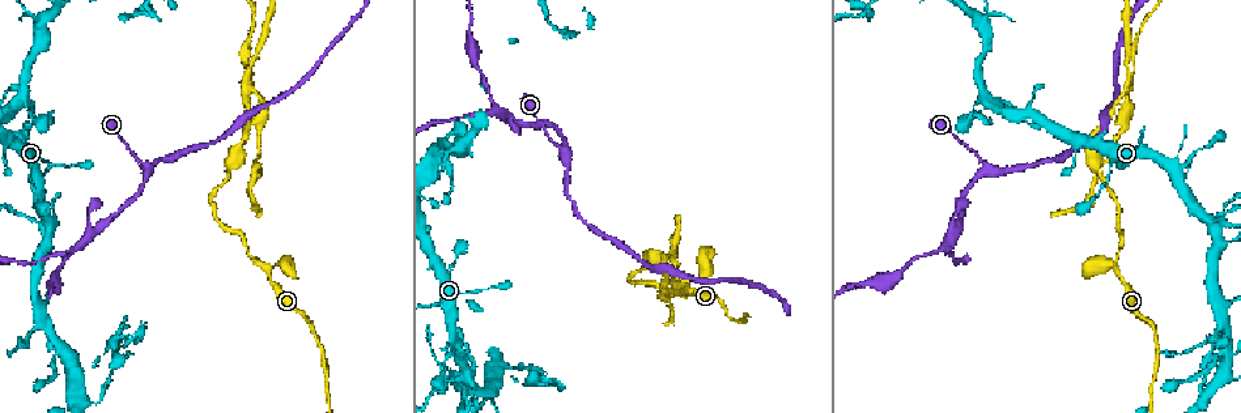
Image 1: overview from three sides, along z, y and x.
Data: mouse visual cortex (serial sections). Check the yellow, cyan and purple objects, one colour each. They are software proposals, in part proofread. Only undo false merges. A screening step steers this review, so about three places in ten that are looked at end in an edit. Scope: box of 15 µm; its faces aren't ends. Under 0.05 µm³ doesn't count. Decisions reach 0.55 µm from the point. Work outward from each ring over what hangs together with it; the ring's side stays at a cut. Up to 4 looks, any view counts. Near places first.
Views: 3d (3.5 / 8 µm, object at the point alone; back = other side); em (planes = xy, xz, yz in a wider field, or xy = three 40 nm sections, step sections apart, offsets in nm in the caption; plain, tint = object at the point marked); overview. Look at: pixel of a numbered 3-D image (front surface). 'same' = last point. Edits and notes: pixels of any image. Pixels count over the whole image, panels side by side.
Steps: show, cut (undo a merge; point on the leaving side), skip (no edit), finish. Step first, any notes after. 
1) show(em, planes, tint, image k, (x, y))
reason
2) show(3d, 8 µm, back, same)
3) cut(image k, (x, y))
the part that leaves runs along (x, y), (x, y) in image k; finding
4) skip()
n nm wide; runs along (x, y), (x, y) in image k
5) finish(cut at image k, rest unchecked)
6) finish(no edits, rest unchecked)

show(3d, 3.5 µm, image 1, (453, 134))
sharp bend

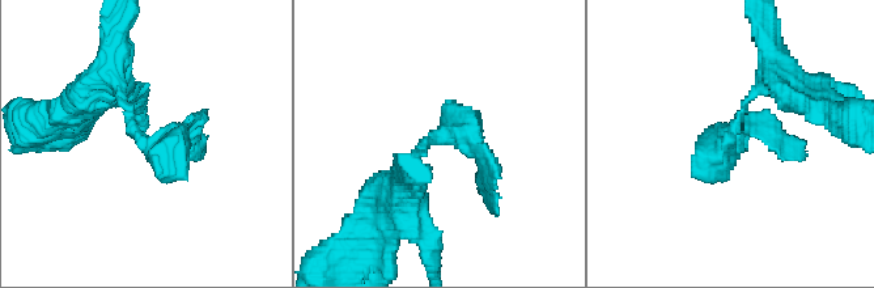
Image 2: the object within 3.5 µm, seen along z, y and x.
show(em, xy, step 2, tint, image 2, (135, 130))
need the tissue

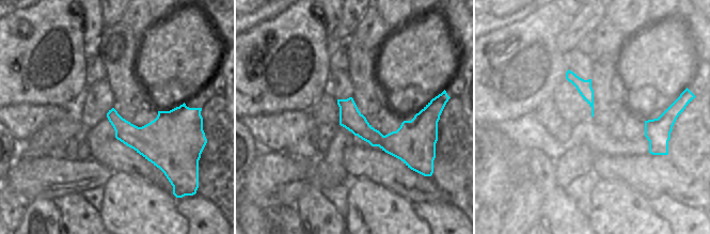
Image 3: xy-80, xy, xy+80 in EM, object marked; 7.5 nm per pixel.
show(em, planes, tint, same)

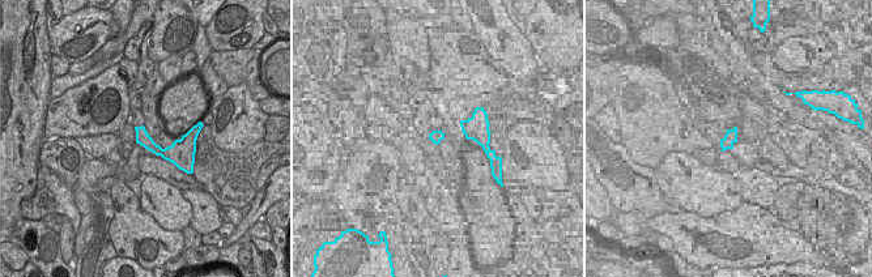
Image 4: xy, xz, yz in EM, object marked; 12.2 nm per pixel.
skip()
runs along (109, 72), (145, 140), (192, 132) in image 2; all the same cell

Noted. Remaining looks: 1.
show(3d, 3.5 µm, image 1, (1116, 269))
three-way junction

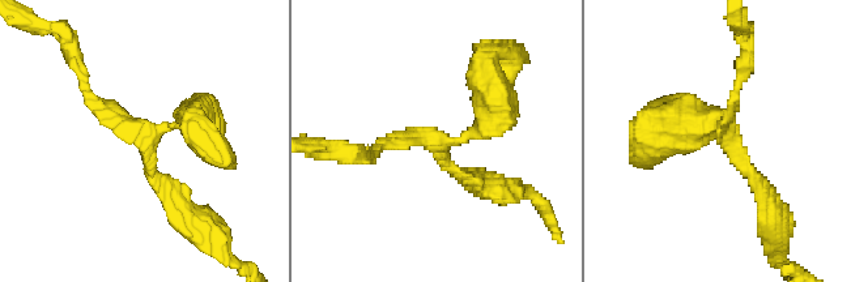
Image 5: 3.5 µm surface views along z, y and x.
skip()
runs along (182, 206), (81, 78) in image 5; continuous, no second cell

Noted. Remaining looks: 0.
finish(no edits, rest unchecked)

